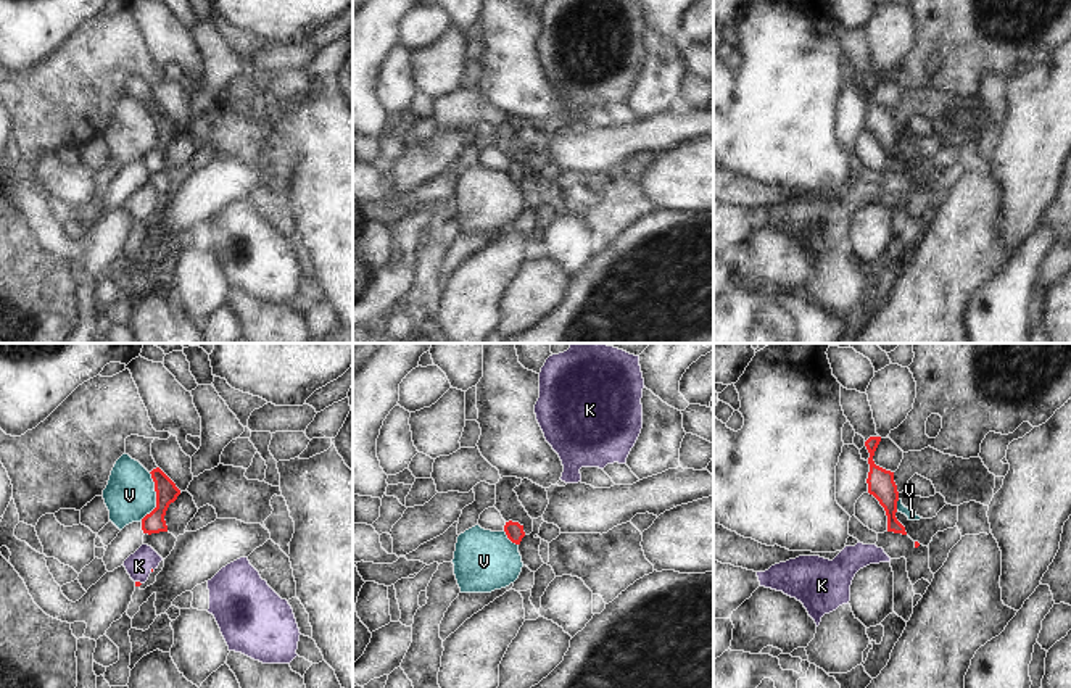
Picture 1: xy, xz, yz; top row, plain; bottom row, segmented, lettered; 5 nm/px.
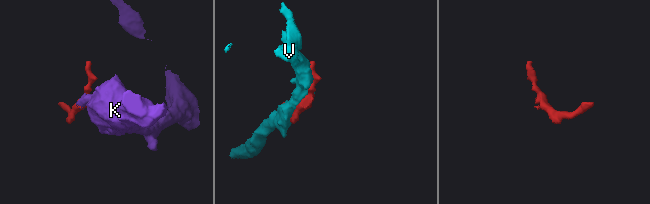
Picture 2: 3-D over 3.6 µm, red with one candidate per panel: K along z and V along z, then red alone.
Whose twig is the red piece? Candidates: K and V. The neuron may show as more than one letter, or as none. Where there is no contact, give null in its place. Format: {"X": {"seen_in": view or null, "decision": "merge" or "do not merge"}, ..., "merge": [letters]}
{"K": {"seen_in": "xy", "decision": "merge"}, "V": {"seen_in": "xy", "decision": "do not merge"}, "merge": ["K"]}

